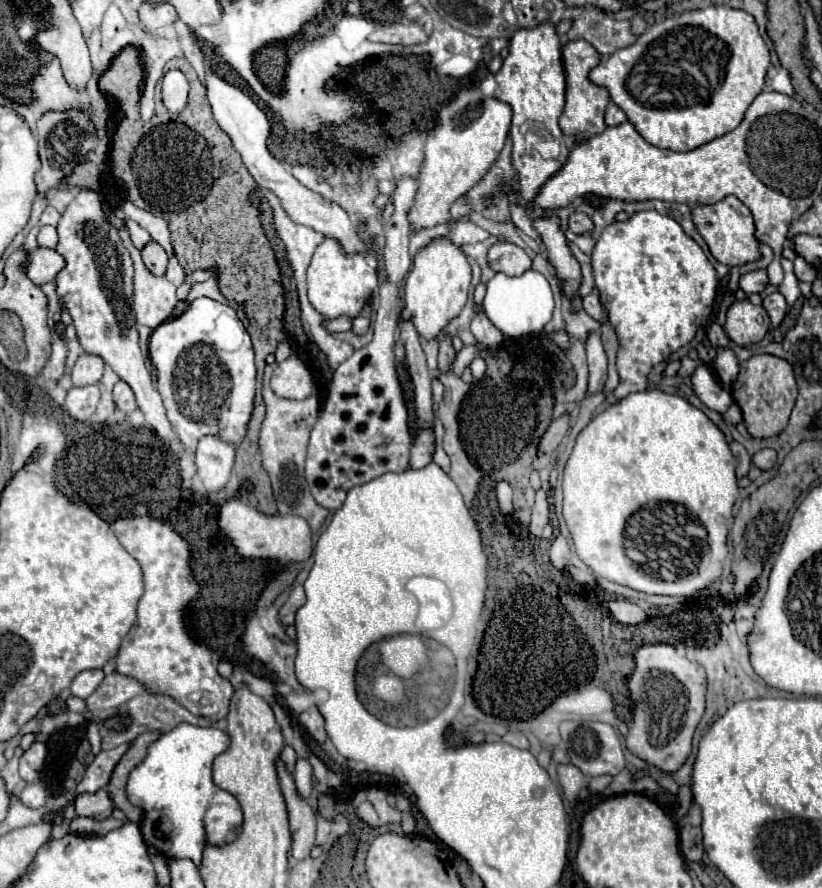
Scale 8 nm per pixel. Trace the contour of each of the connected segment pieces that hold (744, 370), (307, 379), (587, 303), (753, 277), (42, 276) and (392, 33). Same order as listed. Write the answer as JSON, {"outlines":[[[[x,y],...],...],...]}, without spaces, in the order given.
{"outlines":[[[[754,355],[740,367],[736,389],[732,391],[734,401],[742,409],[744,423],[752,437],[772,437],[784,431],[788,417],[796,403],[796,379],[786,359],[776,355]]],[[[296,355],[276,365],[270,385],[272,391],[284,399],[306,399],[316,389],[312,373],[308,371],[306,363]]],[[[590,293],[590,295],[582,297],[582,307],[584,307],[584,311],[586,311],[590,317],[594,317],[596,321],[600,321],[600,323],[608,321],[606,309],[602,307],[602,303],[600,303],[600,299],[598,299],[596,293]]],[[[756,269],[756,271],[748,271],[740,277],[740,289],[744,293],[762,293],[764,287],[768,285],[768,275],[766,269]]],[[[38,247],[34,251],[28,251],[24,271],[32,283],[44,285],[54,281],[54,277],[64,269],[64,265],[66,265],[64,257],[58,255],[54,249]]],[[[404,21],[404,23],[378,27],[368,39],[378,41],[378,43],[390,43],[390,45],[418,45],[418,43],[426,43],[428,35],[424,33],[422,25]]]]}

